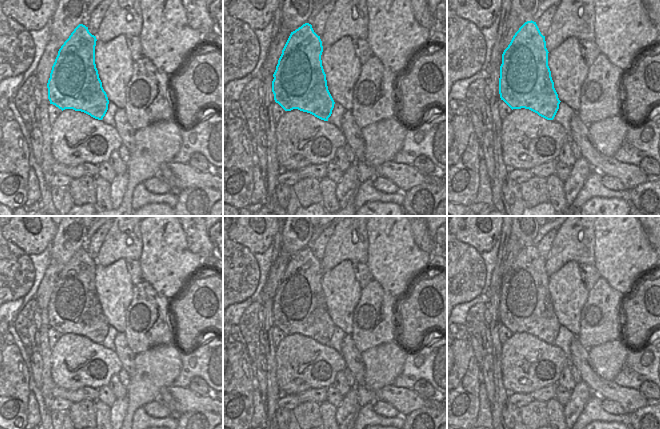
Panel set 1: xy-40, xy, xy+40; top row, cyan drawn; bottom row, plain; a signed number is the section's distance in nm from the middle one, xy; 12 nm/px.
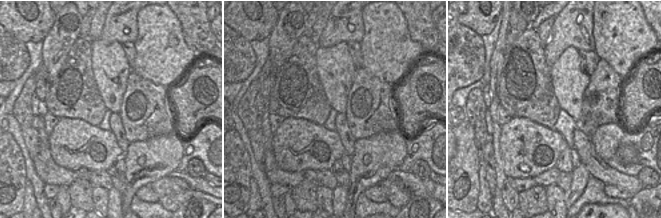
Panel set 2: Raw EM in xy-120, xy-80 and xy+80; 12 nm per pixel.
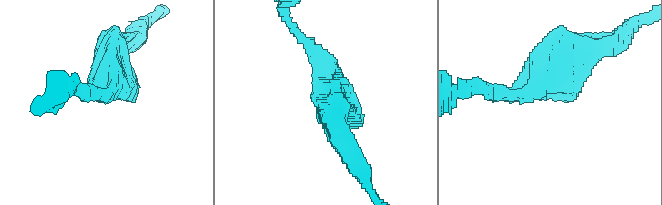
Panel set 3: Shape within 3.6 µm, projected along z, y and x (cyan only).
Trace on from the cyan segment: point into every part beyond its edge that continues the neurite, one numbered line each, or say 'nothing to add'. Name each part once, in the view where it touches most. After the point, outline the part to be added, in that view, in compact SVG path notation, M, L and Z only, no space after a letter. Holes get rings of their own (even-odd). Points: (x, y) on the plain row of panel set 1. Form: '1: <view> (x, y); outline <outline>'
nothing to add

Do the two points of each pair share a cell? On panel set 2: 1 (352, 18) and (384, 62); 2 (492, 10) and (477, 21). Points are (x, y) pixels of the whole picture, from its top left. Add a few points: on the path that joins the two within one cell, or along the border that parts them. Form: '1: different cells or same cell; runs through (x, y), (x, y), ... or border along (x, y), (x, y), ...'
1: different cells; border along (362, 11), (363, 38), (359, 42)
2: same cell; runs through (490, 14), (481, 17)

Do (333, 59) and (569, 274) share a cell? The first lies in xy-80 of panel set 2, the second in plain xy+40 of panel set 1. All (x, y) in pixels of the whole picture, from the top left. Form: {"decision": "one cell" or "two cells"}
{"decision": "one cell"}

